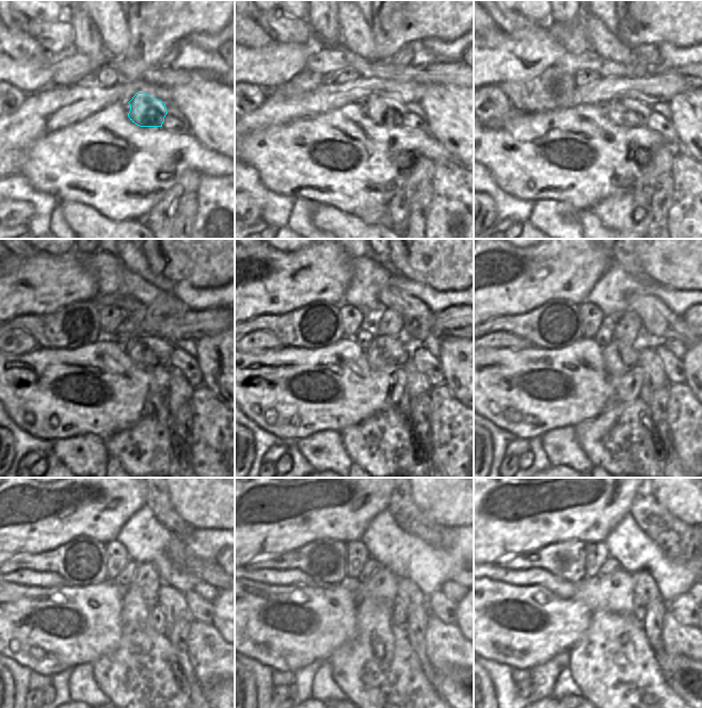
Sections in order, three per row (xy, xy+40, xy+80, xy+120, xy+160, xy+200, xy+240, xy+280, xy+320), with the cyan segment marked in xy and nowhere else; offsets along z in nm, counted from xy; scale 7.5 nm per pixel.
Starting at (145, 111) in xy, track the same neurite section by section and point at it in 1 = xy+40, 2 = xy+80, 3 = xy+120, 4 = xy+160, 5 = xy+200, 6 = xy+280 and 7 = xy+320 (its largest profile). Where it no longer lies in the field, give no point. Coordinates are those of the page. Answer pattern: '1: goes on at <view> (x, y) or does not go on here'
1: goes on at xy+40 (383, 111)
2: goes on at xy+80 (625, 112)
3: goes on at xy+120 (146, 351)
4: goes on at xy+160 (383, 353)
5: goes on at xy+200 (619, 358)
6: goes on at xy+280 (377, 669)
7: goes on at xy+320 (612, 663)

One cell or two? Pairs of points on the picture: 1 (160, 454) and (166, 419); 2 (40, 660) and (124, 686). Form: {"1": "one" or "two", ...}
{"1": "two", "2": "two"}

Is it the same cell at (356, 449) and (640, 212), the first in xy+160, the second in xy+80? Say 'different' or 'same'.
same

